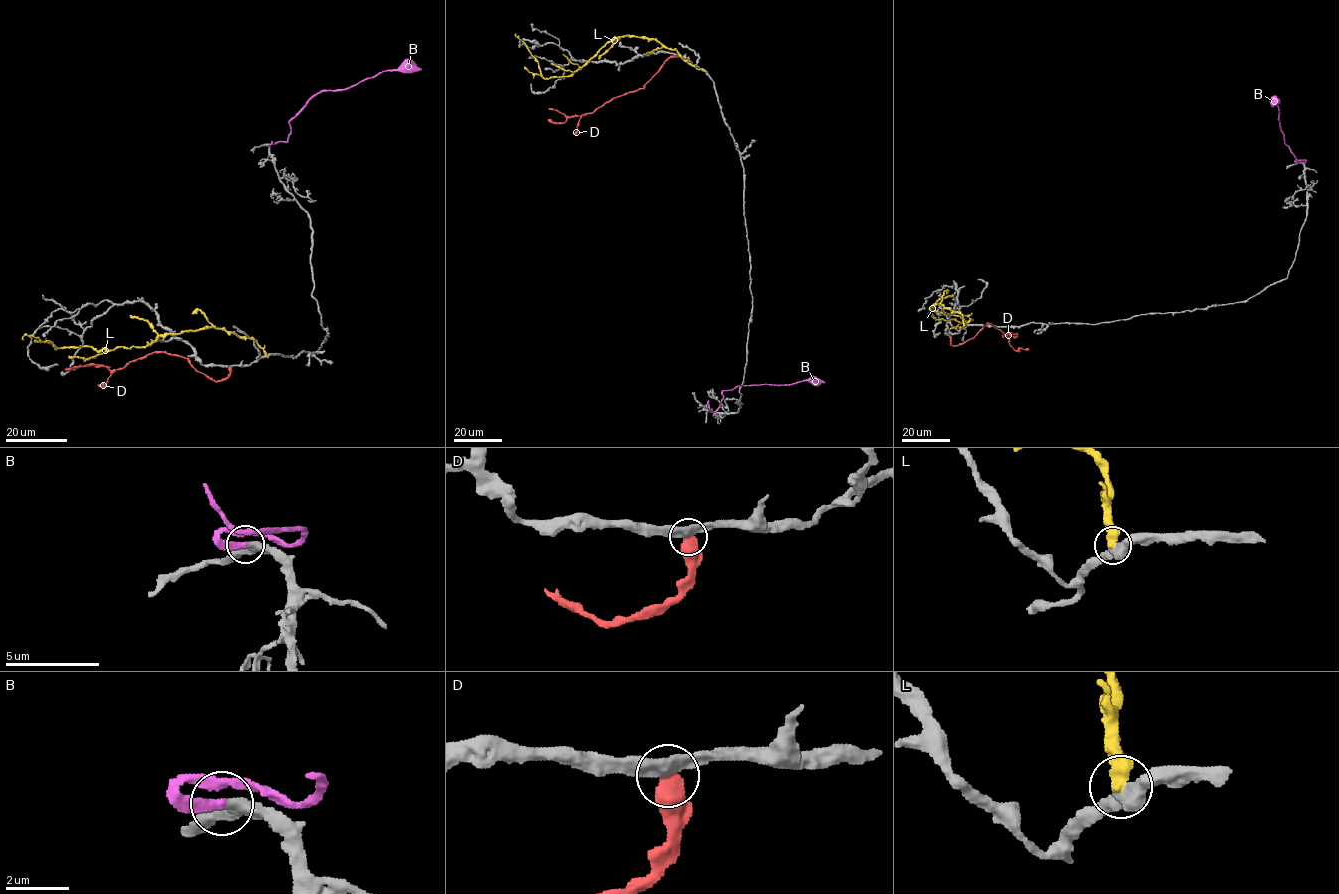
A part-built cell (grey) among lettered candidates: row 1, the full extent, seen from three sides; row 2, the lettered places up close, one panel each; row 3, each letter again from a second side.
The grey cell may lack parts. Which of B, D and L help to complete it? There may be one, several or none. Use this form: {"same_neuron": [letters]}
{"same_neuron": ["B"]}

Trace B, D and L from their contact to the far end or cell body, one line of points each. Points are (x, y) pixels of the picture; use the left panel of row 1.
B: (270, 144), (286, 142), (290, 121), (318, 93), (347, 89), (383, 71), (422, 69)
D: (230, 367), (226, 378), (214, 381), (187, 358), (162, 352), (123, 368), (91, 365), (64, 371)
L: (266, 355), (255, 340), (213, 327), (160, 335), (145, 346), (108, 351), (56, 348), (26, 335), (23, 340)

